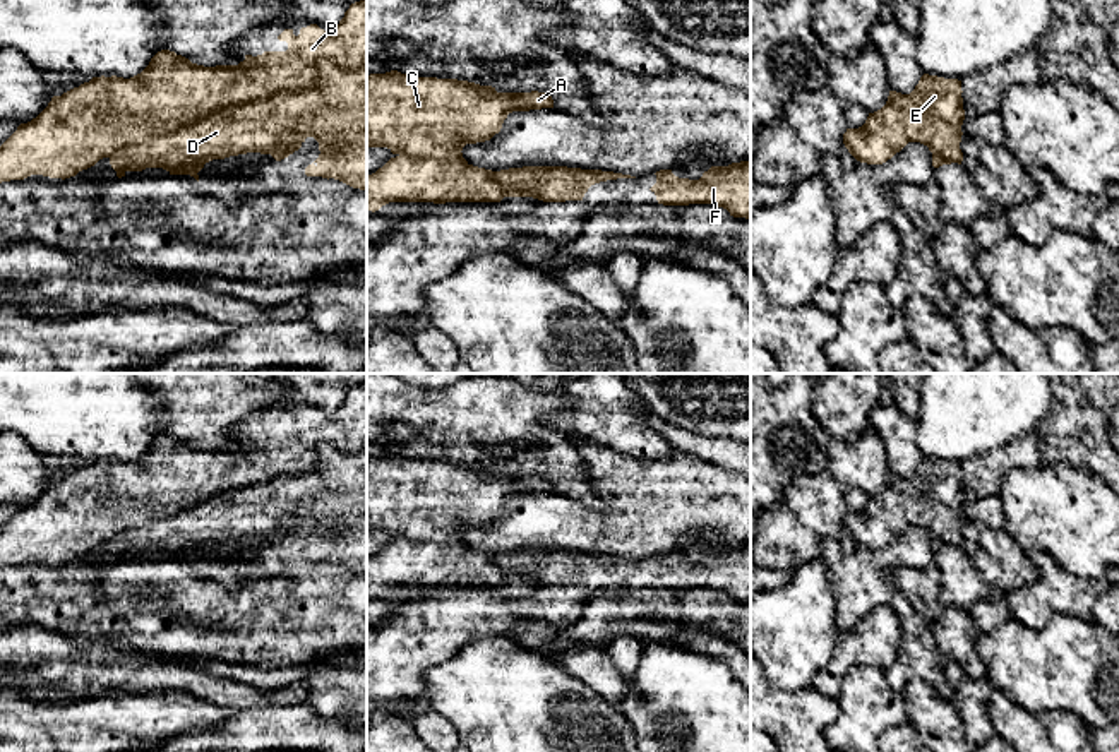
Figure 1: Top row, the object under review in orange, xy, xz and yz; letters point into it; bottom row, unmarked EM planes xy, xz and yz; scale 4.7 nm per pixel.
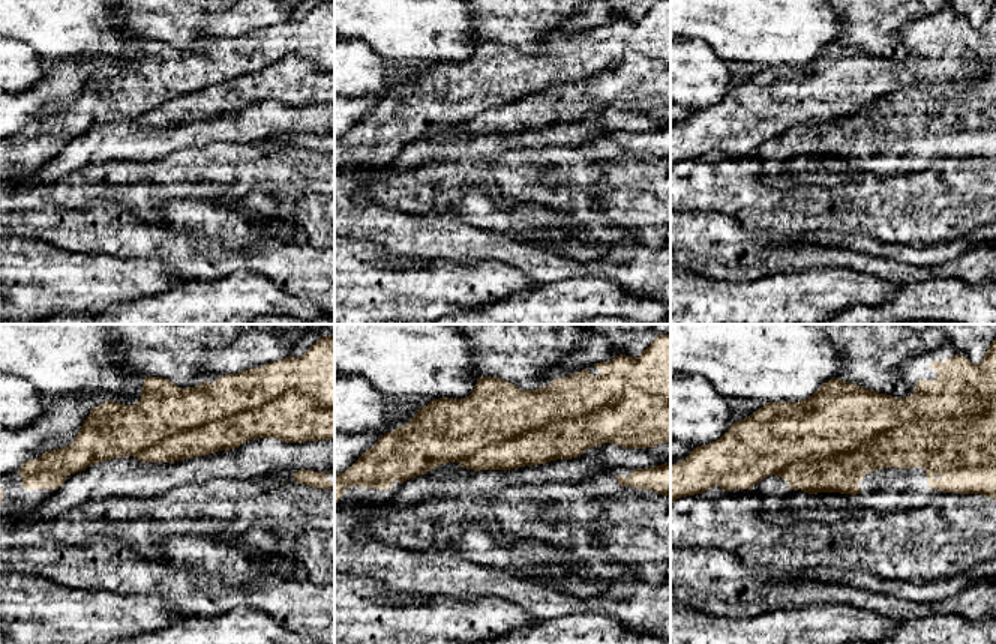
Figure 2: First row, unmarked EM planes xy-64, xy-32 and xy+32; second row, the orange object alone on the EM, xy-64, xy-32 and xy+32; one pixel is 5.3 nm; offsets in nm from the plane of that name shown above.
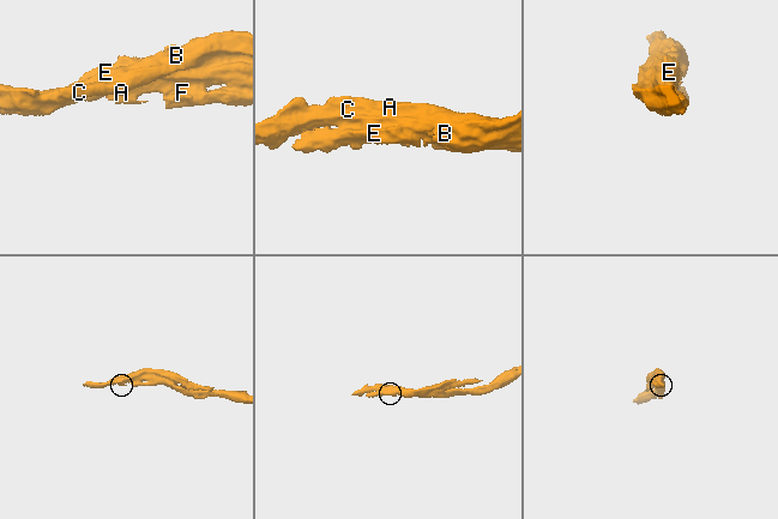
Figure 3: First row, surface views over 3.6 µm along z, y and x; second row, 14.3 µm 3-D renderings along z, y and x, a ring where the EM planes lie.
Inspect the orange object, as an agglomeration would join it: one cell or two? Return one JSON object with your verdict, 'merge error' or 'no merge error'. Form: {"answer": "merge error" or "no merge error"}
{"answer": "merge error"}

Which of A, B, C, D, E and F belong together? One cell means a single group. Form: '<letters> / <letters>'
A B C E / D F

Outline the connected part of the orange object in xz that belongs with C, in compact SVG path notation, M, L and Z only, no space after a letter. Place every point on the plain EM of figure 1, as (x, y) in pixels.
M398 454L367 459L367 531L387 531L394 538L382 552L367 560L367 594L375 596L389 586L500 586L506 577L495 565L494 555L470 548L461 534L466 528L490 524L500 516L509 497L542 492L554 492L554 483L538 474L497 476L492 469L416 461Z

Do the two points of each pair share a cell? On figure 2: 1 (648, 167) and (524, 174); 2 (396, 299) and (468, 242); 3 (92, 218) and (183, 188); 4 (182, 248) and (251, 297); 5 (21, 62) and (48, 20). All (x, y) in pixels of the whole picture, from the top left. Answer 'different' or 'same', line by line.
1: same
2: different
3: different
4: different
5: different

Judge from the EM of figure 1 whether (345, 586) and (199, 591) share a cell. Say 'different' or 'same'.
same

